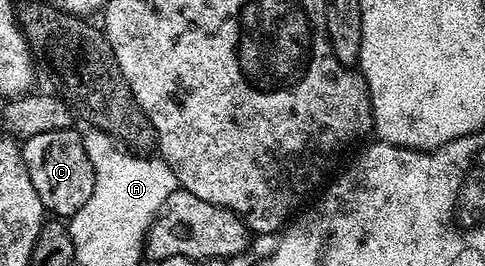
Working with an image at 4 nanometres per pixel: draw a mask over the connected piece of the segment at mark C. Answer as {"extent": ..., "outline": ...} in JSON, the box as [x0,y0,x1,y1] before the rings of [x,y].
{"extent":[23,127,94,218],"outline":[[[75,127],[50,130],[46,134],[34,134],[34,138],[23,141],[24,165],[38,190],[38,198],[53,217],[69,218],[82,209],[94,191],[94,167],[87,157],[84,137]]]}

